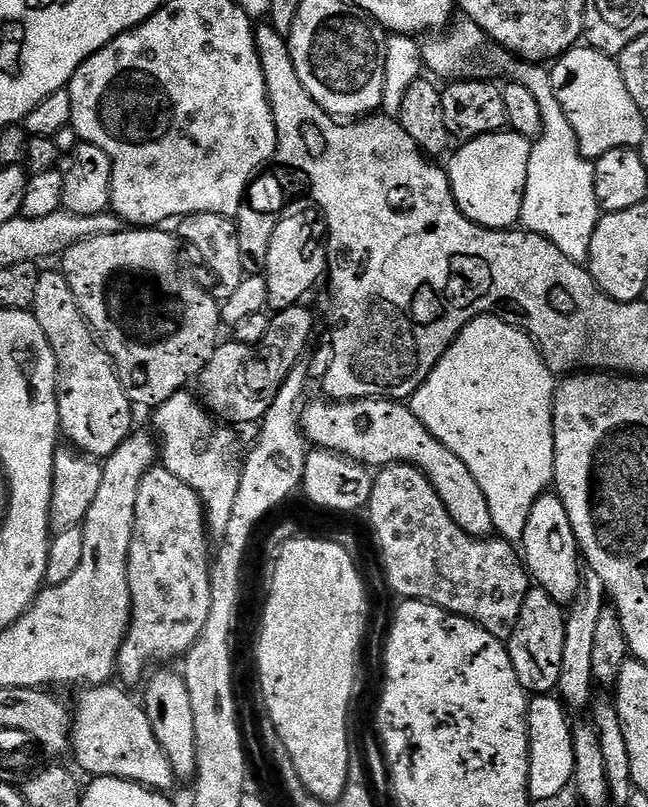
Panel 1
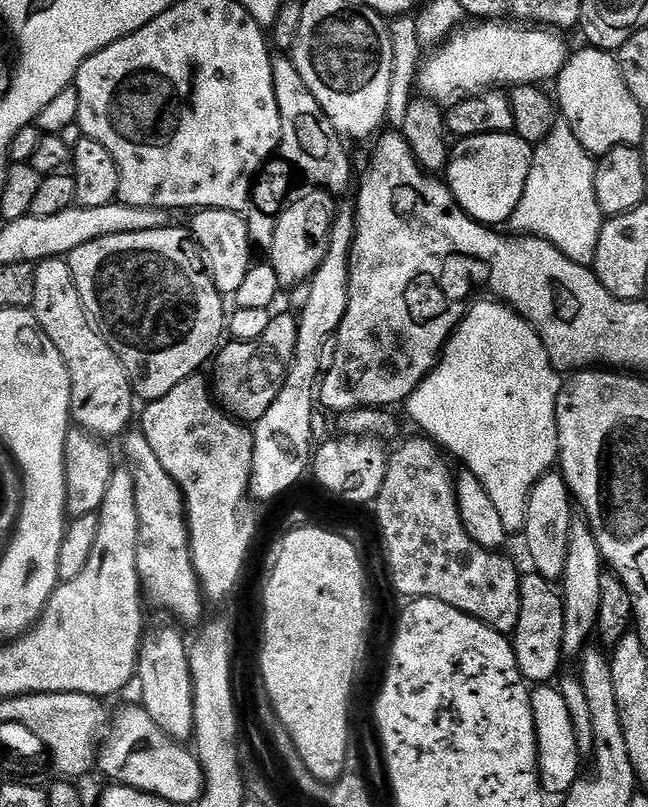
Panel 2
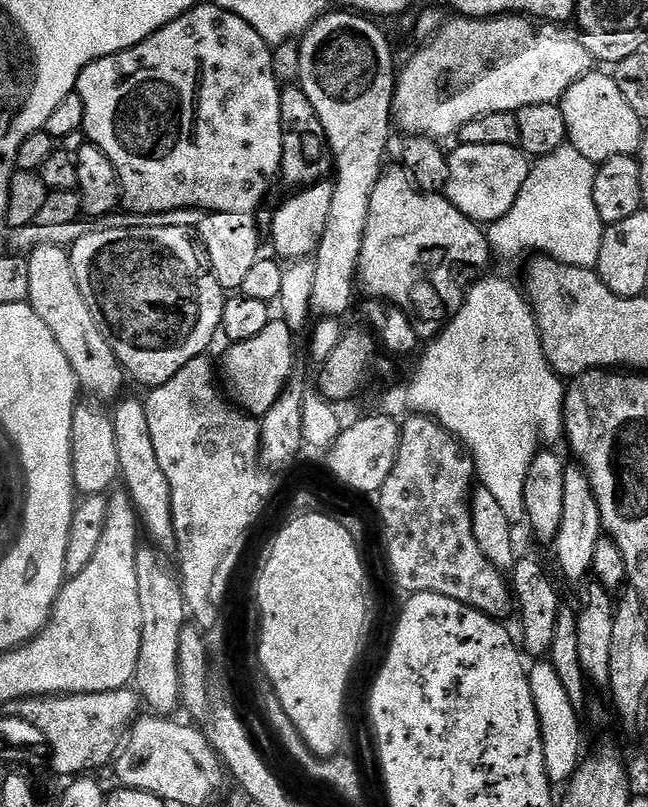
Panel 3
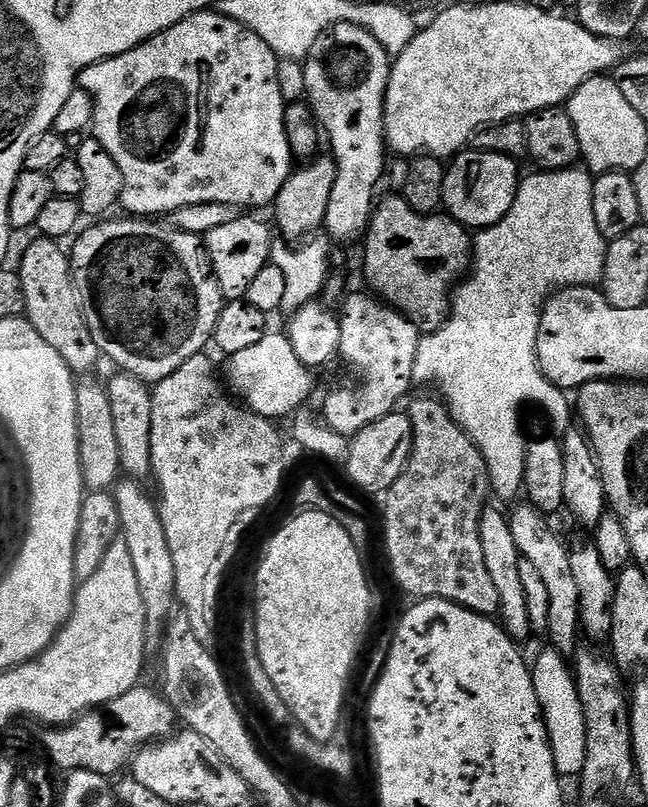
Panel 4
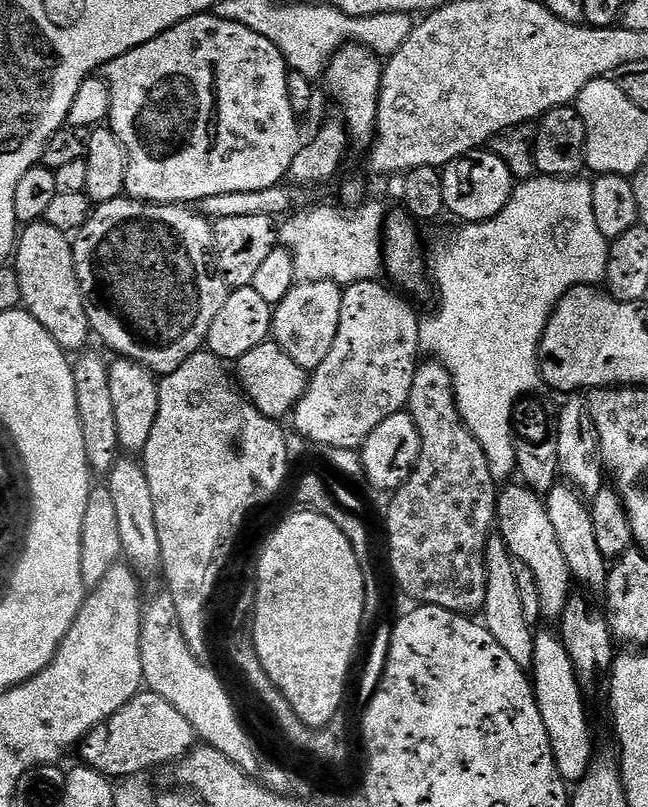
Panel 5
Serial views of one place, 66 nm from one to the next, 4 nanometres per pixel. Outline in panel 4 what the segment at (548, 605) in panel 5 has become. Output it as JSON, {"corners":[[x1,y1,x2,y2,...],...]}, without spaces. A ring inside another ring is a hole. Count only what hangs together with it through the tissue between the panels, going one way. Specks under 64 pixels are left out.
{"corners":[[528,502,517,503,516,509,510,512,508,522,514,534,514,546,518,546,520,559,530,562,534,570,538,570,542,583,546,585,550,597,550,618,548,619,547,639,552,639,551,647,564,658,575,657,578,651,576,638,581,637,580,607,578,606,578,582,574,582,574,574,570,571,572,553,569,545,560,541,560,536,547,524,549,522,539,510]]}

